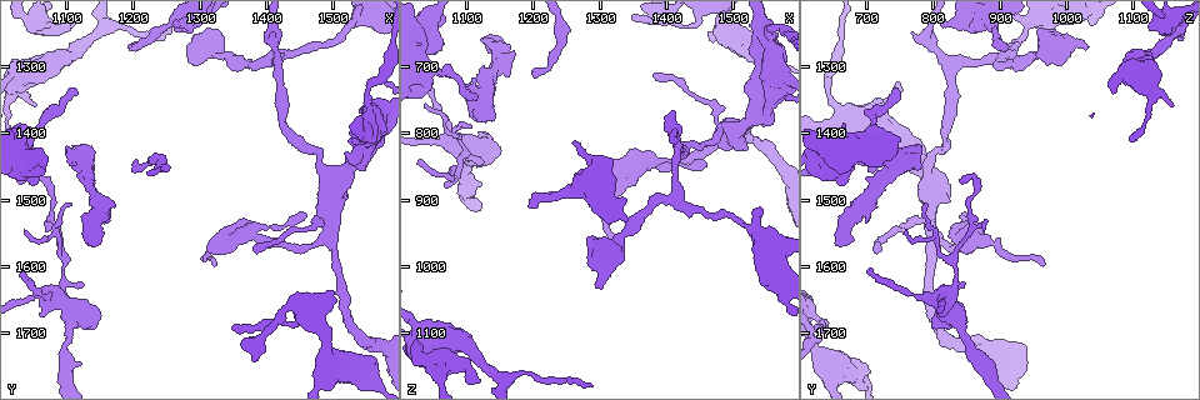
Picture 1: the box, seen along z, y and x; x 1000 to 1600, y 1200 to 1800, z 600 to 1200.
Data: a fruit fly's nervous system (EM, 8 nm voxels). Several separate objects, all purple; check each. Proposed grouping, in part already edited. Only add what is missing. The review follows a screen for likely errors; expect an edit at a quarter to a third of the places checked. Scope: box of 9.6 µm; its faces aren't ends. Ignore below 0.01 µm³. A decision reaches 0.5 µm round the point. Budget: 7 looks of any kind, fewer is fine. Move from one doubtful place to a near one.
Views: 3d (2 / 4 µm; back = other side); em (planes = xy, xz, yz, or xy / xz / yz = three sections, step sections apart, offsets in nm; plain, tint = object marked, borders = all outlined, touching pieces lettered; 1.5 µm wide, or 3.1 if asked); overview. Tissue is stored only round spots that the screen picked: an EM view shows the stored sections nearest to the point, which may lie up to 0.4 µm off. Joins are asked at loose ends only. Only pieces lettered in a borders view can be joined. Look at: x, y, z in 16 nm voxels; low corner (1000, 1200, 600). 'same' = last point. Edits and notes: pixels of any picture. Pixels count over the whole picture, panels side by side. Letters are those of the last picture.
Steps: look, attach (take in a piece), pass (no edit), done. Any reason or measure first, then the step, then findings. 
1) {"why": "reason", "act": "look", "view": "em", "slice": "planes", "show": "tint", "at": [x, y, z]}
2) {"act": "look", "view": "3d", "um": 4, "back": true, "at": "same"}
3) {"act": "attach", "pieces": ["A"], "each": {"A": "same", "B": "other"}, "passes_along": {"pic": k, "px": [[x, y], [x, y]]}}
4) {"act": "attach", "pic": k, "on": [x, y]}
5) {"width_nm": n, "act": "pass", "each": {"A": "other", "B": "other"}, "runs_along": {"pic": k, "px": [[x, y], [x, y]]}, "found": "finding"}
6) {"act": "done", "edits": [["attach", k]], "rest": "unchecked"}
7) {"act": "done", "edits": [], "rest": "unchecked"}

{"why": "branch stops here", "act": "look", "view": "em", "slice": "planes", "show": "borders", "at": [1195, 1275, 910]}

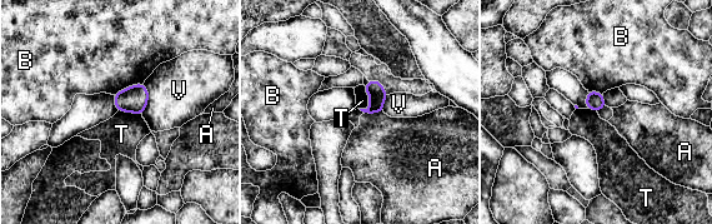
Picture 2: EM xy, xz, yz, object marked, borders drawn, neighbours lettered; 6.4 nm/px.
{"act": "pass", "each": {"A": "other", "B": "other", "T": "other", "V": "other"}, "found": "no lettered piece goes on from it"}

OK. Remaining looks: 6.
{"why": "long arm stops here", "act": "look", "view": "em", "slice": "xy", "step": 4, "show": "tint", "at": [1295, 1270, 1030]}

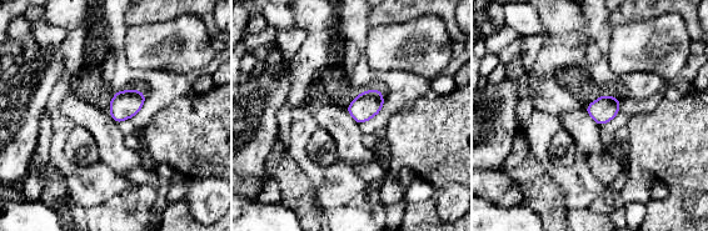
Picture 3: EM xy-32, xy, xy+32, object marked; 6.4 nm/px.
{"why": "what lies round it", "act": "look", "view": "em", "slice": "xy", "step": 4, "show": "borders", "at": "same"}

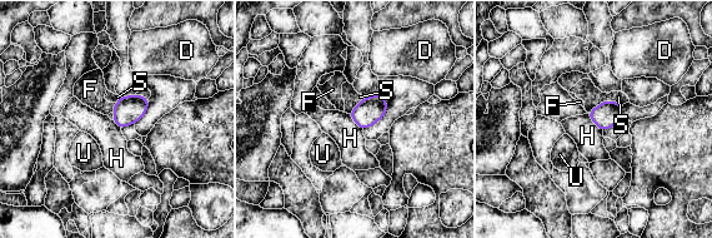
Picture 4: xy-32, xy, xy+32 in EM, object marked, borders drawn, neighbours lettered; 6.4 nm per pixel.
{"width_nm": 160, "longest_contact_nm": ["S", 240], "act": "pass", "each": {"D": "other", "F": "other", "H": "other", "S": "other", "U": "other"}, "found": "no lettered piece goes on from it"}

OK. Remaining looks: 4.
{"why": "stops while still wide", "act": "look", "view": "em", "slice": "xy", "step": 4, "show": "borders", "at": [1525, 1410, 660]}

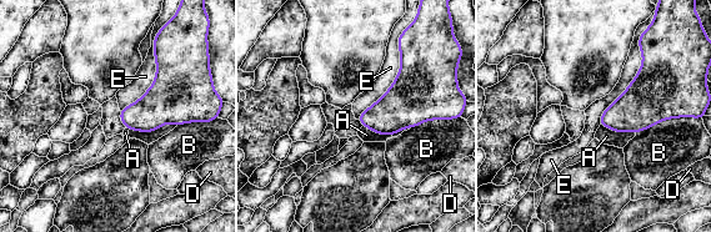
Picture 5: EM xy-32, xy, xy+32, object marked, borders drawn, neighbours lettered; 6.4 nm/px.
{"act": "pass", "each": {"A": "other", "B": "other", "D": "other", "E": "other"}, "border": {"pic": 5, "px": [[639, 43], [641, 67], [599, 124]]}, "found": "none of them fits"}

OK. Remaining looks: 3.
{"act": "done", "edits": [], "rest": "unchecked"}

